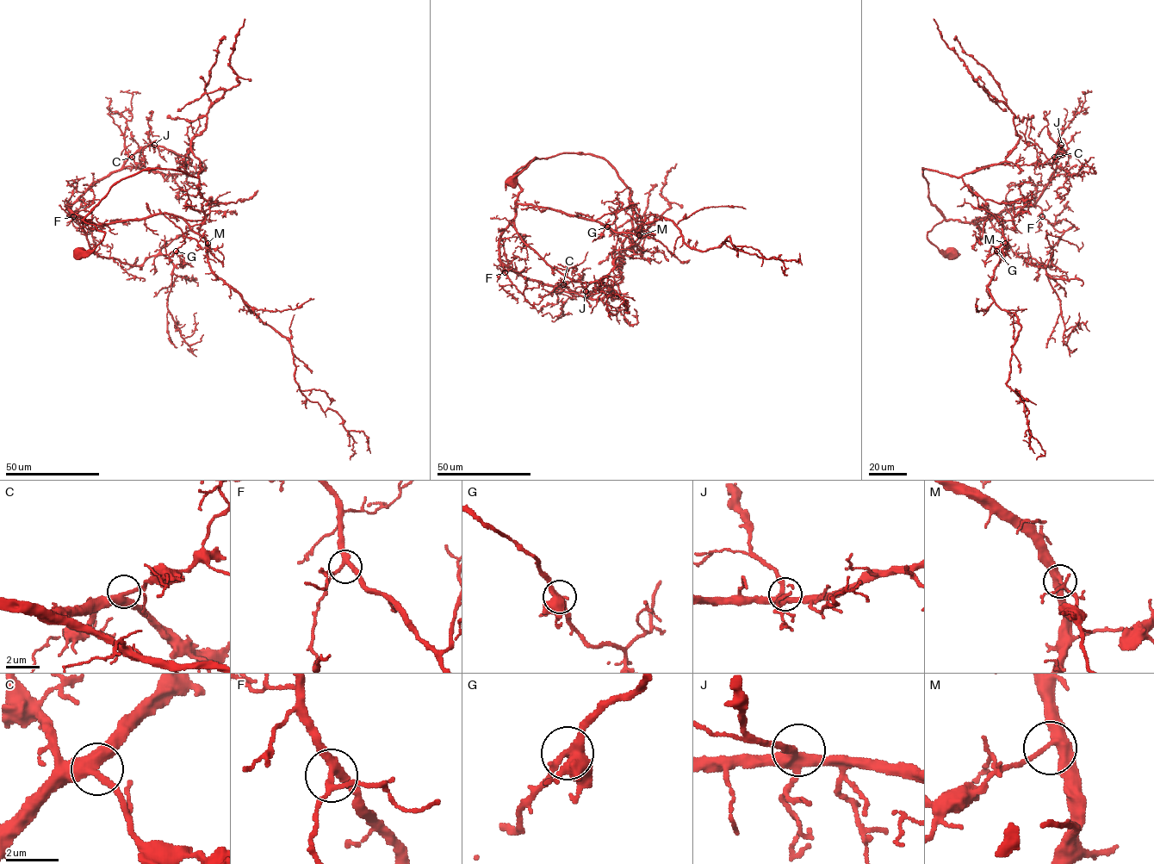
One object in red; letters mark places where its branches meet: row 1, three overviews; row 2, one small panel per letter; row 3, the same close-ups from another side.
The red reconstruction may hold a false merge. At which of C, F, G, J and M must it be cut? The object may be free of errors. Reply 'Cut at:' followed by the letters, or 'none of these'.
Cut at: none of these

